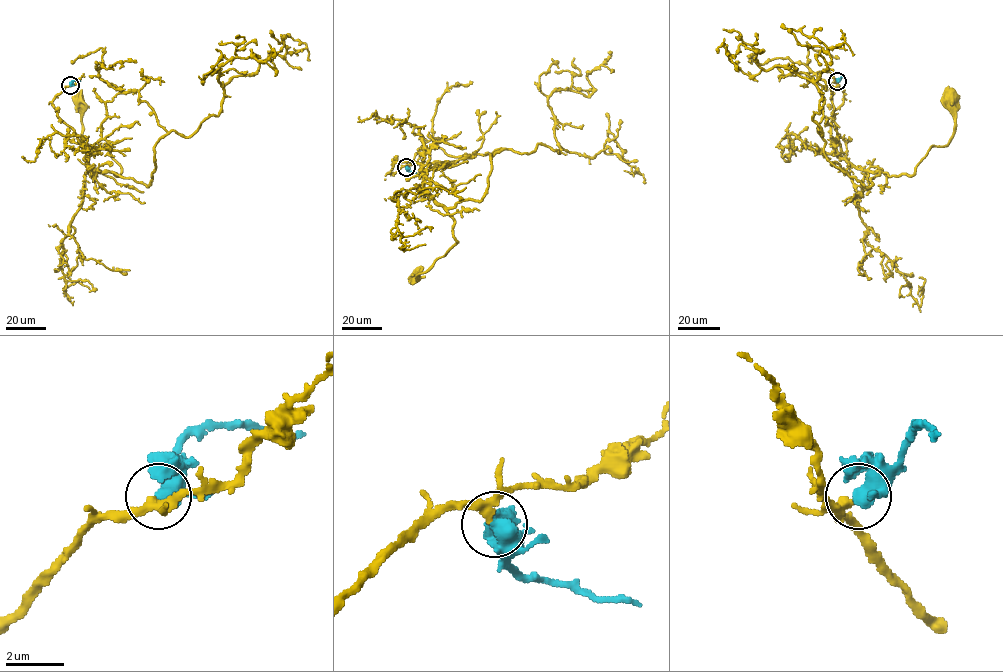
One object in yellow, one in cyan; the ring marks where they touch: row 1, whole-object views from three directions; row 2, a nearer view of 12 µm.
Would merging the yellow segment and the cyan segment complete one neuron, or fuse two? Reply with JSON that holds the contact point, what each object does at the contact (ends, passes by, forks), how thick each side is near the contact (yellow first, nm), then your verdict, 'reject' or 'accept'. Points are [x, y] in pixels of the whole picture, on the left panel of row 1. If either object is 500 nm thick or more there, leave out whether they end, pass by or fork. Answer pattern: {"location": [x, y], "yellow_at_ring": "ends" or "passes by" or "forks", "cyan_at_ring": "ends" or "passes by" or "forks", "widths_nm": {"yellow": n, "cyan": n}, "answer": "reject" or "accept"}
{"location": [70, 85], "widths_nm": {"yellow": 240, "cyan": 650}, "answer": "accept"}

